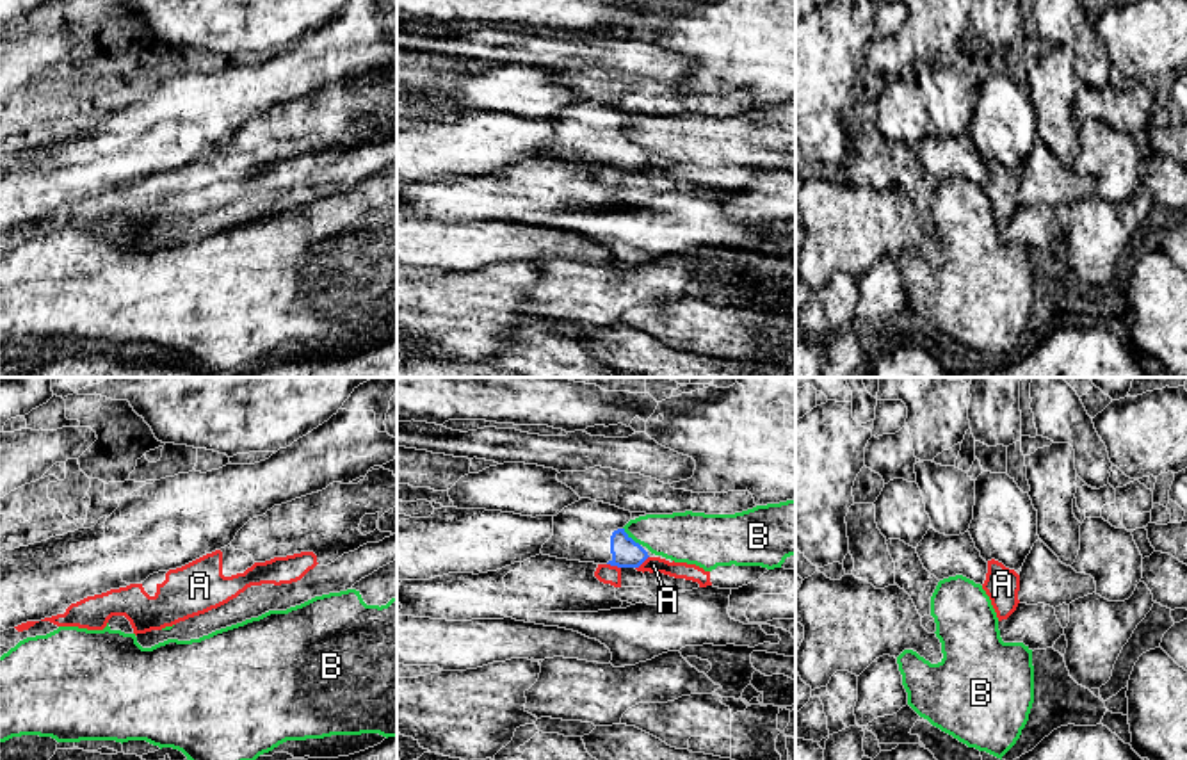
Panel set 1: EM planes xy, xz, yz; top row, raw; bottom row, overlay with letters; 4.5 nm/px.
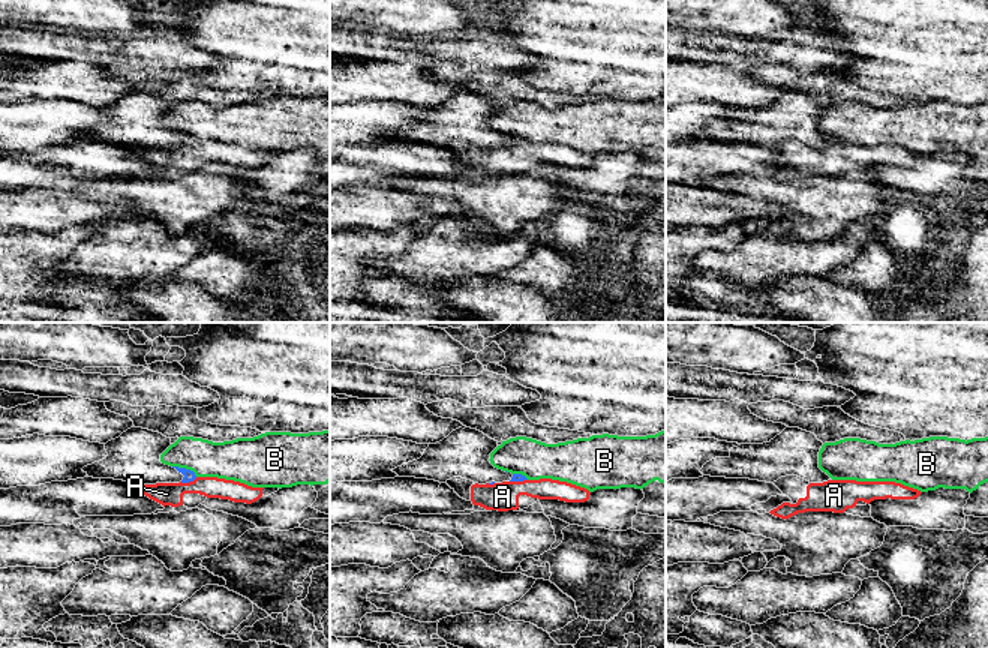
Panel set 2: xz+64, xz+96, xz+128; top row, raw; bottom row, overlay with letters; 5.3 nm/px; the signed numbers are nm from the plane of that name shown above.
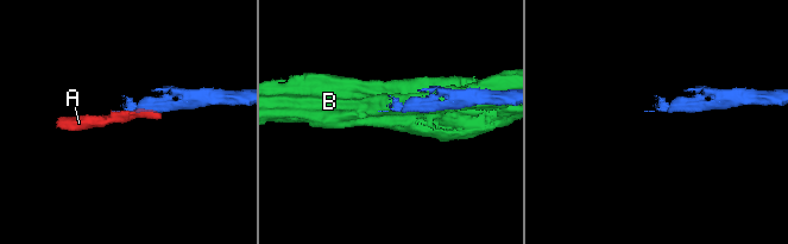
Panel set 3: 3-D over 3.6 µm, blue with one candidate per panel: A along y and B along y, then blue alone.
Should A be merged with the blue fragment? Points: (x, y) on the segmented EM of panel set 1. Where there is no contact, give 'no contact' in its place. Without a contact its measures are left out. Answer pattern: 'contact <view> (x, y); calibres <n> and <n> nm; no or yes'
contact xz (641, 563); calibres 130 and 80 nm; no

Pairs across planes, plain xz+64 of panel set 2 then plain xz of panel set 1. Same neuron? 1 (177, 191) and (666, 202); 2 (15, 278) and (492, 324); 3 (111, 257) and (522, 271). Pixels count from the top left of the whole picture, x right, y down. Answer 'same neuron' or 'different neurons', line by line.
1: same neuron
2: same neuron
3: different neurons

